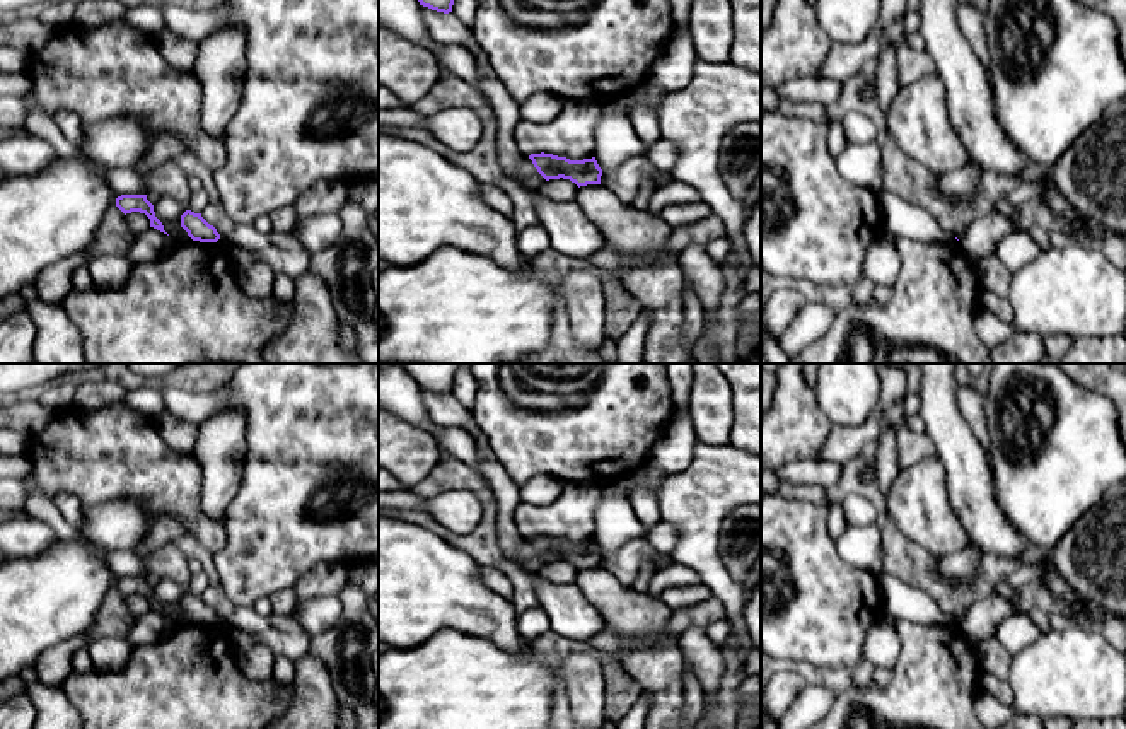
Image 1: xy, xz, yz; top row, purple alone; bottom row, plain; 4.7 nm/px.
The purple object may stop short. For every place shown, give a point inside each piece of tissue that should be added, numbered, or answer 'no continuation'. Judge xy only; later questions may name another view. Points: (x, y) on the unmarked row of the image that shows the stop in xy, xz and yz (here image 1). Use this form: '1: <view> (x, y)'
no continuation

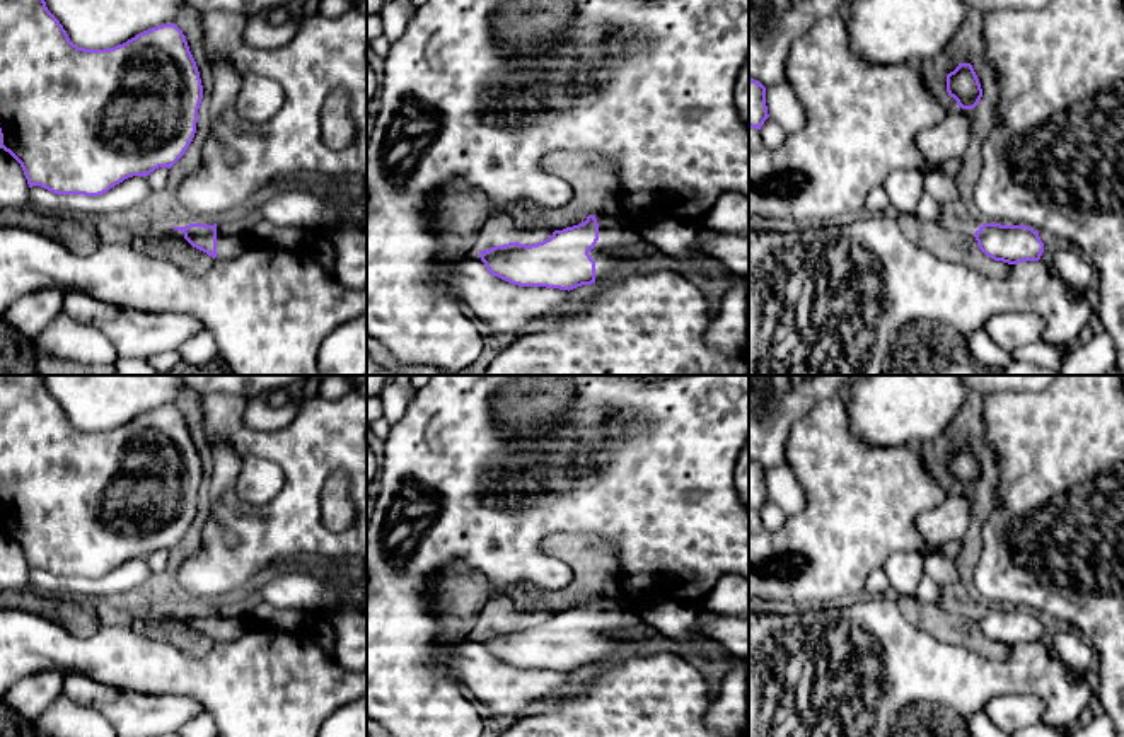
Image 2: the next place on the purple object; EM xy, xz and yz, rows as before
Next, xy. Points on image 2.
1: xy (229, 626)

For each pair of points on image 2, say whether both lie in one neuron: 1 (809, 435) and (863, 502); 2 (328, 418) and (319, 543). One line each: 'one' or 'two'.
1: one
2: one

